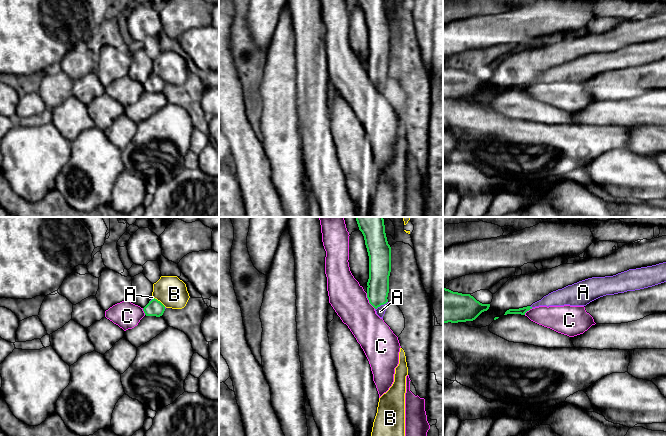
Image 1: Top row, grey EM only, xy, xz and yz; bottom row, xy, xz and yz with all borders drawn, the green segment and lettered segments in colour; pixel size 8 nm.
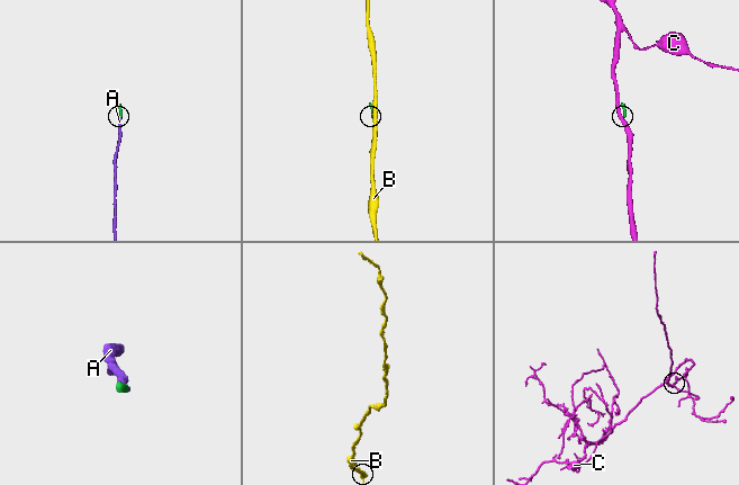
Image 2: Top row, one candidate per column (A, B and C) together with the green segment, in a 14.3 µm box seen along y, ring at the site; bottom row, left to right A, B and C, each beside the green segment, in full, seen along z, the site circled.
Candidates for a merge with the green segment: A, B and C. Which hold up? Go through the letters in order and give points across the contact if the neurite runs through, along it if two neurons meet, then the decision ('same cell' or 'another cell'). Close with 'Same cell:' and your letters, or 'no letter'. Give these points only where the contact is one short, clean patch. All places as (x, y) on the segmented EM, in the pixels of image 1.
A: across xz (378, 283), (378, 300), (381, 304), (380, 311) | same cell
B: another cell
C: along xz (366, 293), (368, 301), (375, 308) | another cell
Same cell: A

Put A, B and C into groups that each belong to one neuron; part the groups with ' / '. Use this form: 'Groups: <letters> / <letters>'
Groups: A / B / C

